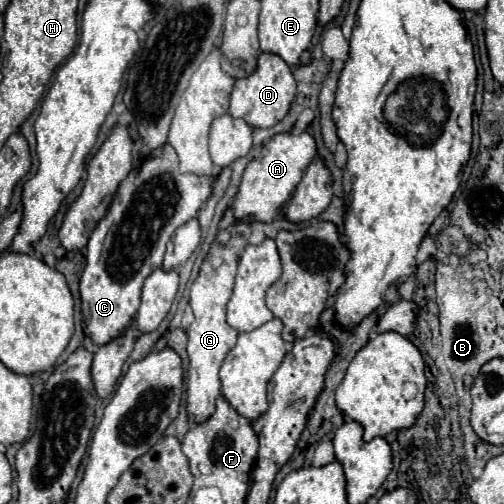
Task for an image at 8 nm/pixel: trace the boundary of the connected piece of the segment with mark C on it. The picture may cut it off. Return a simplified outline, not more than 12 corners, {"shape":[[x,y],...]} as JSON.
{"shape":[[168,144],[122,182],[88,240],[96,346],[168,316],[172,232],[212,192]]}

